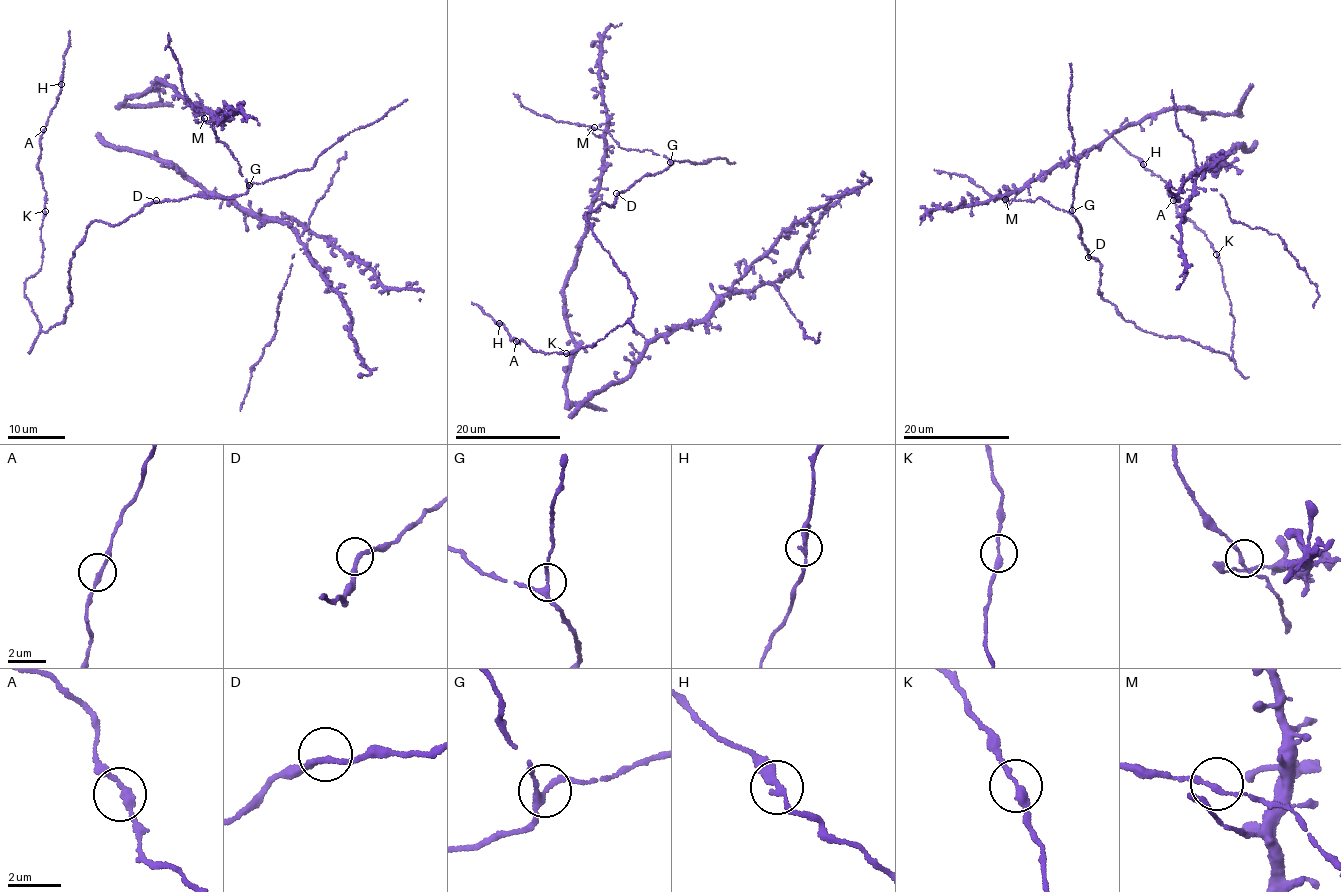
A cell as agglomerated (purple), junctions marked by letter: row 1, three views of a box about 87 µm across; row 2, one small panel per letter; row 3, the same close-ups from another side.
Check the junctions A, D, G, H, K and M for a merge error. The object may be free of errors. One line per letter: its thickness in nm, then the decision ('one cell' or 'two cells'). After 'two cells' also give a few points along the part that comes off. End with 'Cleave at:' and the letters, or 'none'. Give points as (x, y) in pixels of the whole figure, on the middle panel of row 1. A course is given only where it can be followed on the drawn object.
A: calibre 220 nm; one cell
D: calibre 200 nm; one cell
G: calibre 200 nm; one cell
H: calibre 240 nm; one cell
K: calibre 240 nm; one cell
M: calibre 150 nm; one cell
Cleave at: none

